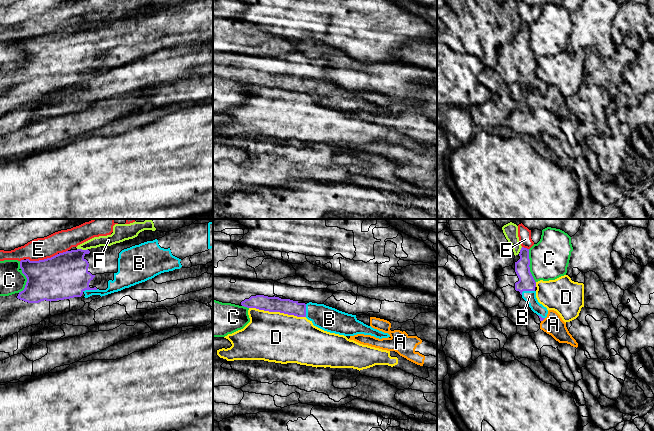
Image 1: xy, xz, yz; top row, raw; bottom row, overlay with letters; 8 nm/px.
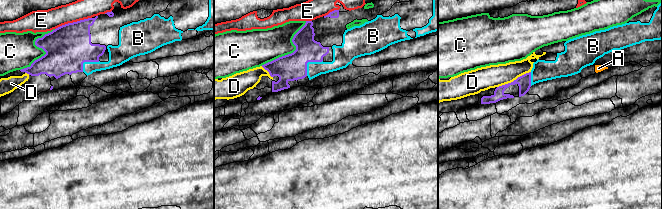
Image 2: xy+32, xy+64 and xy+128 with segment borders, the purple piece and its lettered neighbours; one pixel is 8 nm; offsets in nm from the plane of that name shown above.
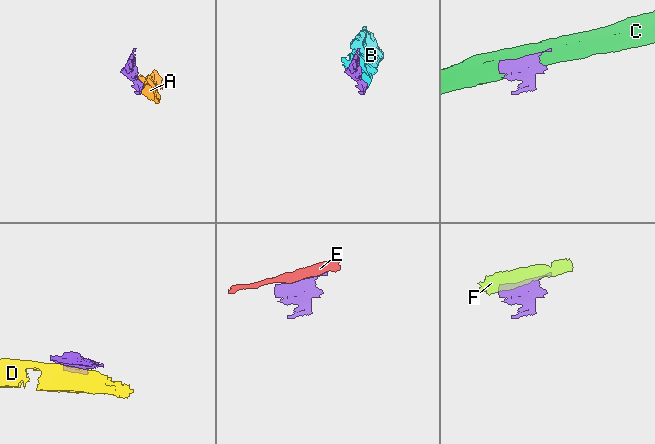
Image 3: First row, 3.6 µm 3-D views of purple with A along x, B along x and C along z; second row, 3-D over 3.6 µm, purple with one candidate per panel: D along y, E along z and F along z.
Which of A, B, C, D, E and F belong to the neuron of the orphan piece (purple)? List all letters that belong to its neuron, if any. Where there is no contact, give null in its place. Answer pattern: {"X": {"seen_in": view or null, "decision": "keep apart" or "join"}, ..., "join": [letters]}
{"A": {"seen_in": "yz", "decision": "keep apart"}, "B": {"seen_in": "yz", "decision": "join"}, "C": {"seen_in": "xy", "decision": "keep apart"}, "D": {"seen_in": "xz", "decision": "keep apart"}, "E": {"seen_in": "xy", "decision": "keep apart"}, "F": {"seen_in": "xy", "decision": "keep apart"}, "join": ["B"]}

